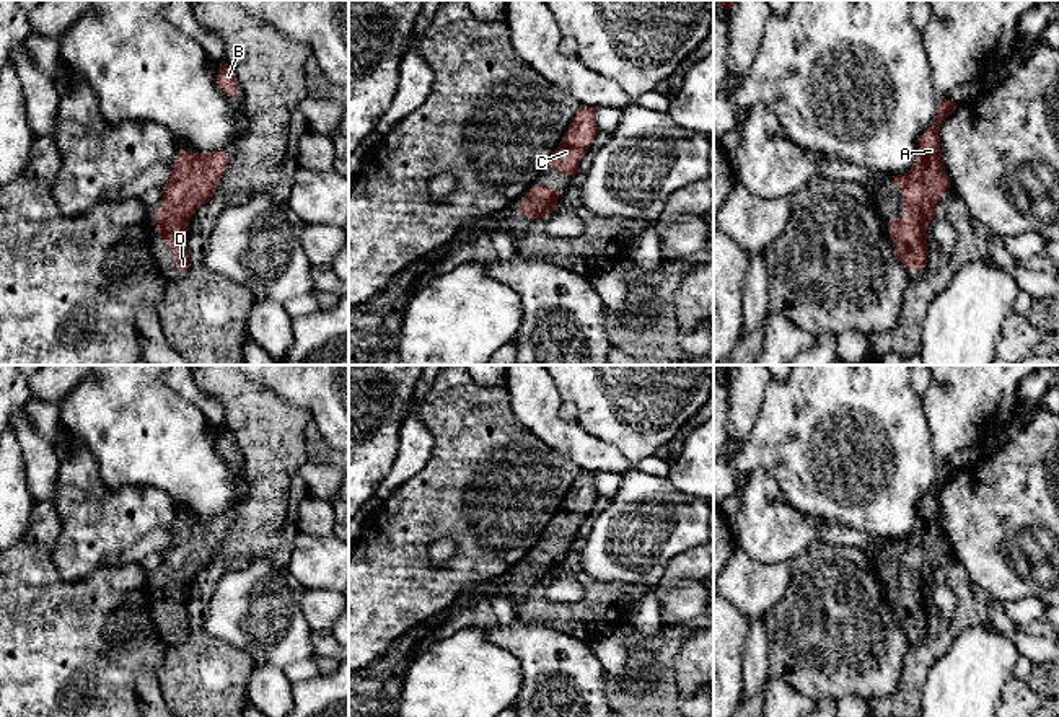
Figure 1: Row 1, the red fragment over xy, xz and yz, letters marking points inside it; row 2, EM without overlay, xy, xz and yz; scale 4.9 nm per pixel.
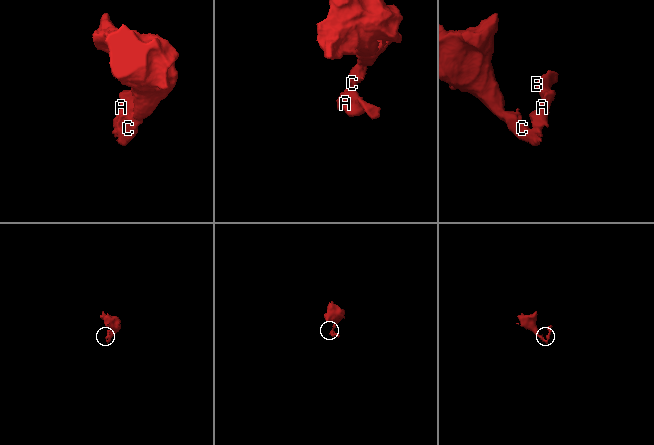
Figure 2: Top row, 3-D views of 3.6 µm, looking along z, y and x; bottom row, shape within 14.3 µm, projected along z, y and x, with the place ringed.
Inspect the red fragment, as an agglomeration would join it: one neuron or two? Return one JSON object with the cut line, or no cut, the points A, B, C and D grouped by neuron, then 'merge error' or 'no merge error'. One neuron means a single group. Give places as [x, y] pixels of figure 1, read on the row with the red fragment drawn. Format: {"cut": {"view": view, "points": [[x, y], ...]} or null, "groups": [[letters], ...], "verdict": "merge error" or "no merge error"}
{"cut": null, "groups": [["A", "B", "C", "D"]], "verdict": "no merge error"}

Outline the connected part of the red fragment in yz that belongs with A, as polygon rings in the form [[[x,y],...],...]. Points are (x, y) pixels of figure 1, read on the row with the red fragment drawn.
[[[942,99],[935,122],[919,137],[914,166],[893,183],[901,191],[904,215],[888,223],[894,251],[907,271],[921,271],[927,262],[927,225],[935,215],[935,205],[950,187],[950,179],[940,160],[940,127],[958,104]]]

